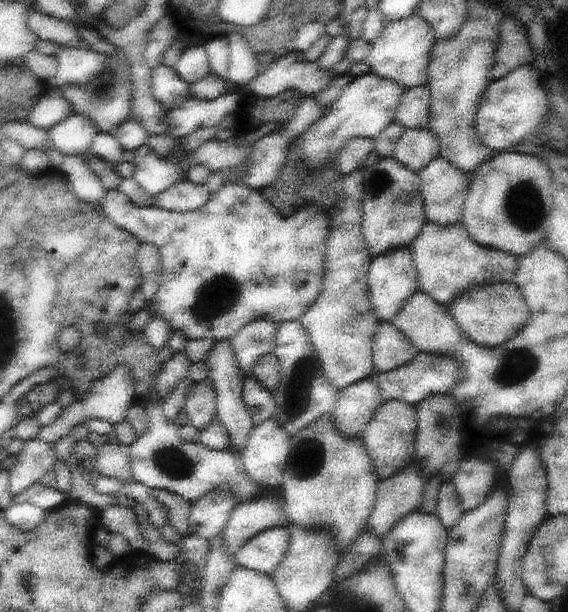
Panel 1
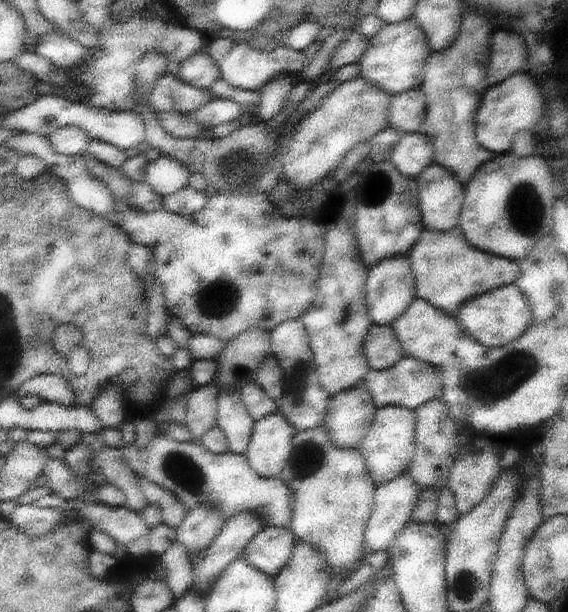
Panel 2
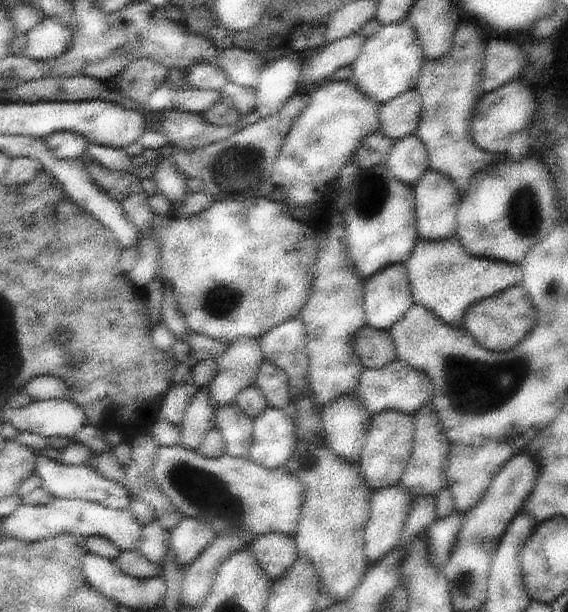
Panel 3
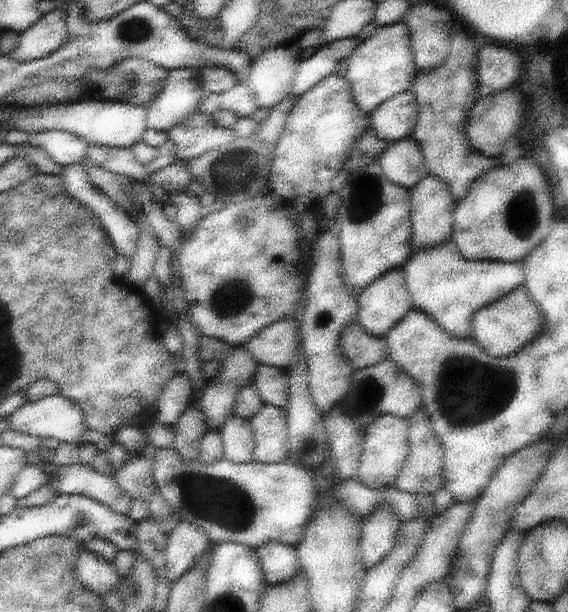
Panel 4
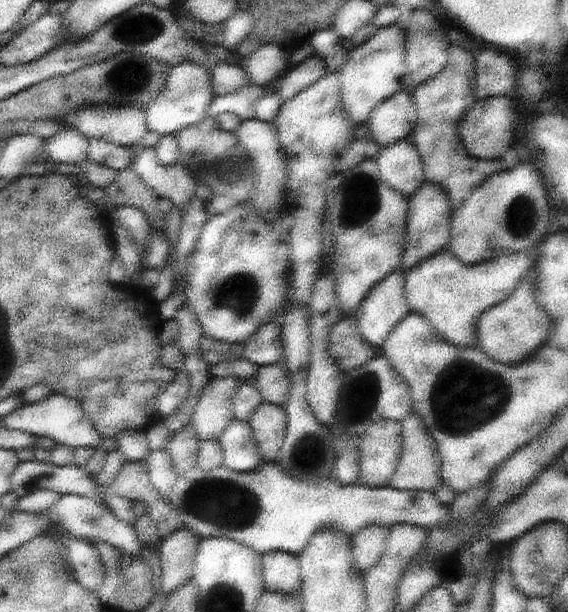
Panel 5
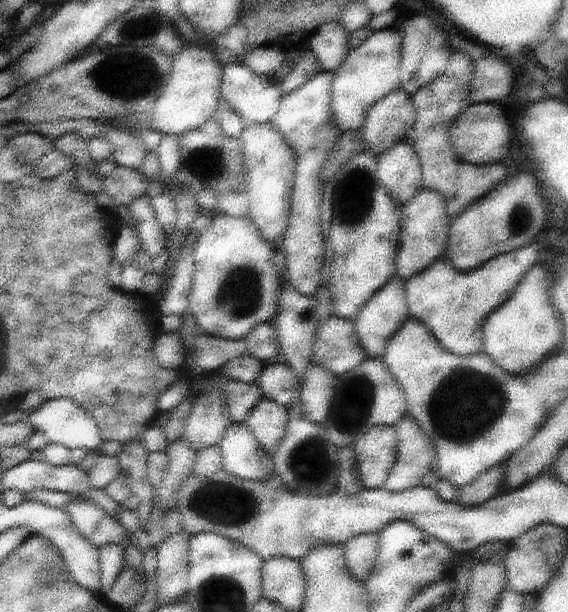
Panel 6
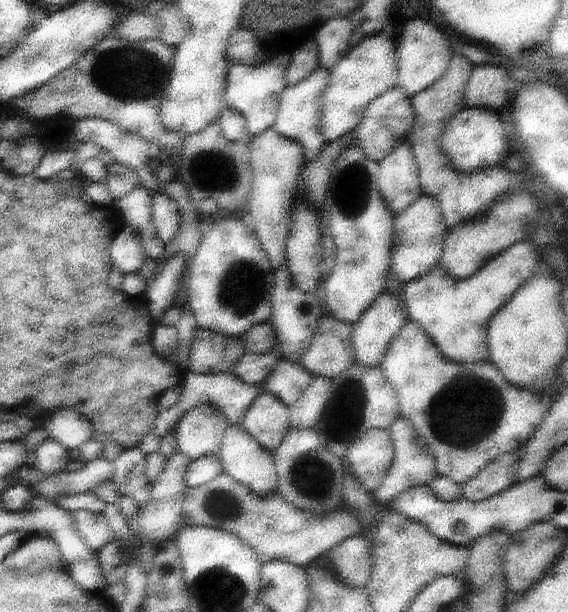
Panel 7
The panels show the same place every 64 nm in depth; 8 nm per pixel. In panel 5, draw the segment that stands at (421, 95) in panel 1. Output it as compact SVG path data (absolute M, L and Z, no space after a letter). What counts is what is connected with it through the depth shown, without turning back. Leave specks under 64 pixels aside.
M403 90L389 100L385 100L379 108L375 108L369 130L373 136L373 142L381 148L399 144L403 138L409 138L413 130L417 128L417 106L413 100L411 90Z

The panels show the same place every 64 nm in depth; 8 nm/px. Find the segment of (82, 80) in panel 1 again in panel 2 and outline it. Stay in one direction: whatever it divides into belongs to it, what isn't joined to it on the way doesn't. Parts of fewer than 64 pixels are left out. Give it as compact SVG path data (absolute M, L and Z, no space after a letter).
M49 30L49 34L41 38L41 44L37 50L49 56L57 66L63 66L63 68L83 66L85 58L89 58L85 48L79 42L71 40L71 36L63 34L61 30Z

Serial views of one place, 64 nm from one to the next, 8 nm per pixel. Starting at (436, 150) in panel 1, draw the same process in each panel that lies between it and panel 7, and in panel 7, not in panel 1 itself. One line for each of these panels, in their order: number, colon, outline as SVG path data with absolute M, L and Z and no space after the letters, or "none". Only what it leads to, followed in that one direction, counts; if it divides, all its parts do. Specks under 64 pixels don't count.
2: M405 134L397 144L391 160L399 172L409 178L419 178L429 166L435 164L435 144L425 134Z
3: M417 134L397 140L397 144L391 150L385 164L389 166L389 170L393 172L393 176L397 180L403 180L411 186L417 186L421 182L421 178L429 170L433 170L429 148L427 148L425 140L419 138Z
4: M415 138L399 140L387 148L383 160L379 162L385 174L393 180L393 184L413 190L427 172L427 158L421 144Z
5: M401 140L399 144L383 148L377 160L381 178L409 200L427 182L423 158L413 140Z
6: M401 142L379 156L379 180L405 208L423 190L423 168L413 142Z
7: M411 142L401 144L391 156L381 160L379 172L379 194L387 202L393 214L405 212L423 196L419 166Z

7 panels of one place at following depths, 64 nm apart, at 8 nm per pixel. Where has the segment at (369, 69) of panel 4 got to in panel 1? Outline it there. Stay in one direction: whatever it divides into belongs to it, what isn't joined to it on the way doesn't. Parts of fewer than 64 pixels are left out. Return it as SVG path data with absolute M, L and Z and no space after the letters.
M417 14L401 22L387 22L381 36L373 42L371 56L365 62L369 64L371 74L397 82L407 90L417 86L429 86L431 84L431 72L429 72L431 52L435 52L435 44L439 44L439 40L435 38L435 30Z

